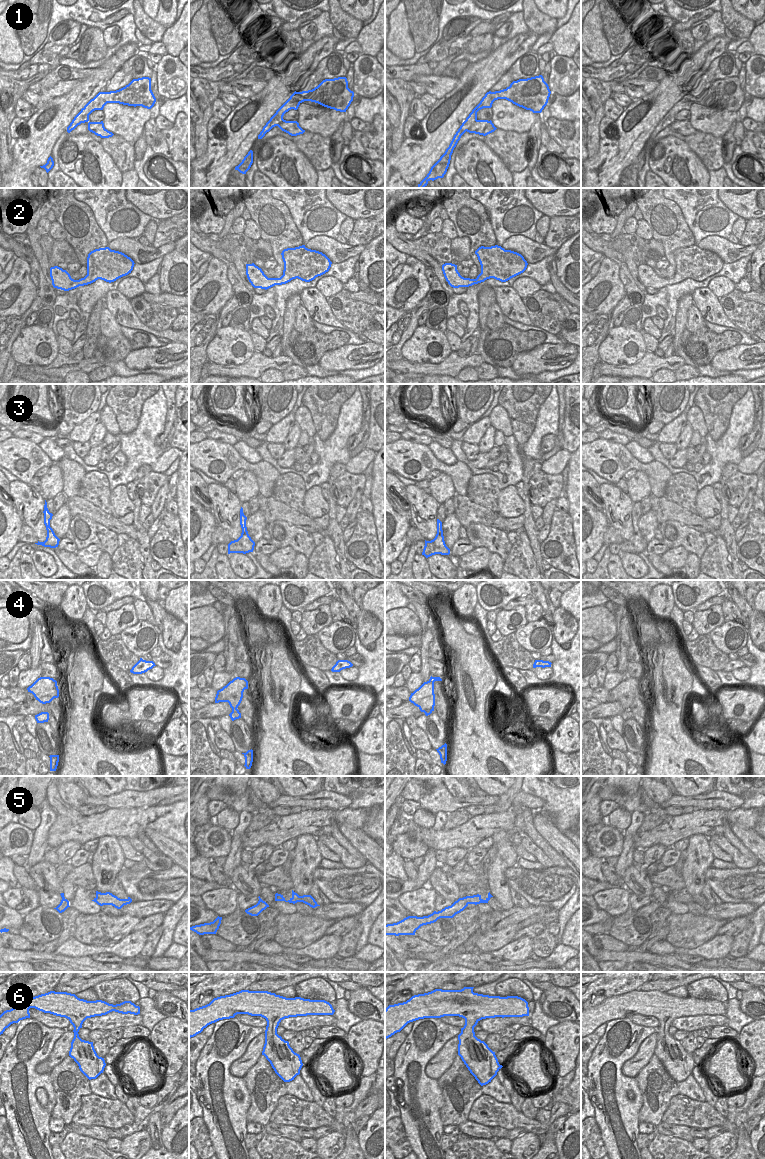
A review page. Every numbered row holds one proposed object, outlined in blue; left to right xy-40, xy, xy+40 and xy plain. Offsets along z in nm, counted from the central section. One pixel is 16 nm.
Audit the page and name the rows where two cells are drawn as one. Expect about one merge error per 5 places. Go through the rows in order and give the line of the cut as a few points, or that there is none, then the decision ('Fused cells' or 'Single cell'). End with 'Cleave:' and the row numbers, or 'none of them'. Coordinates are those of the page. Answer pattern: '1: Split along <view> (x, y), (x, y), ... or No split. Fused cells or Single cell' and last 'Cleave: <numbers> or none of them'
1: Split along xy+40 (477, 120), (467, 131). Fused cells
2: No split. Single cell
3: No split. Single cell
4: Split along xy (237, 709), (232, 710). Fused cells
5: No split. Single cell
6: No split. Single cell
Cleave: 1, 4.

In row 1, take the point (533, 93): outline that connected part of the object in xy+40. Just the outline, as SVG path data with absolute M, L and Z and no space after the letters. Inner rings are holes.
M542 75L513 81L506 89L487 92L480 103L472 110L454 135L449 147L440 159L431 167L427 176L418 184L418 188L427 186L430 180L443 178L450 164L451 155L461 136L477 121L477 112L483 108L491 108L495 100L506 99L513 104L541 113L547 105L551 91Z

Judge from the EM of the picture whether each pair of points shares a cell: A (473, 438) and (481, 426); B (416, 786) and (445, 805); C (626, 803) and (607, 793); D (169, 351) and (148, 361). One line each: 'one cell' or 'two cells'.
A: one cell
B: one cell
C: one cell
D: one cell

